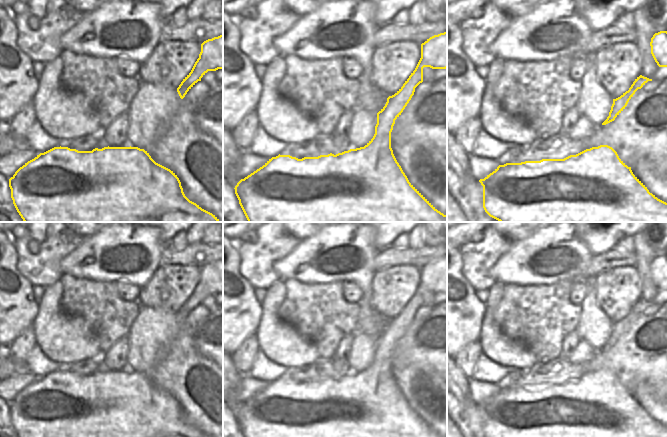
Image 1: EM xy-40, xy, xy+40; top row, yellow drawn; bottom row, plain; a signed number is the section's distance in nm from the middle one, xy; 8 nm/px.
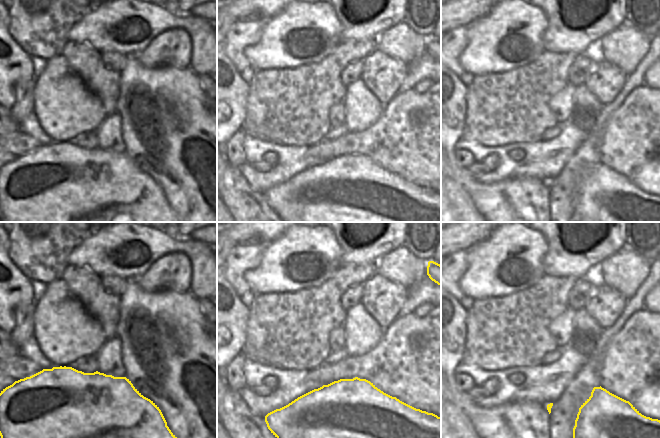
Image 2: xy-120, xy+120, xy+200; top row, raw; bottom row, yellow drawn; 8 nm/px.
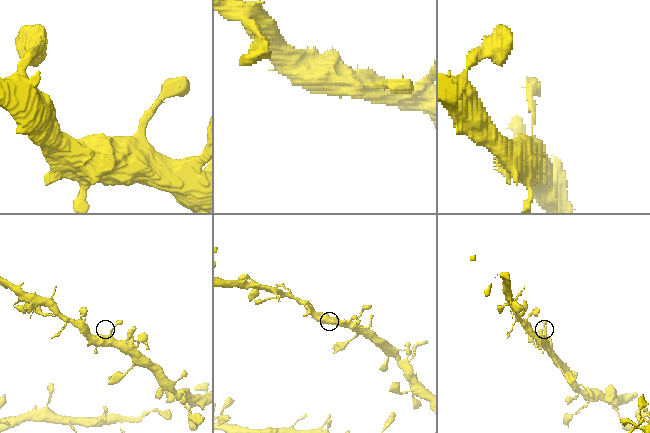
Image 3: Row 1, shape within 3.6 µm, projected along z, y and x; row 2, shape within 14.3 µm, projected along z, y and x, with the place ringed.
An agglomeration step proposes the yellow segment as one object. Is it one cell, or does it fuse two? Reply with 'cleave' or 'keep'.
keep

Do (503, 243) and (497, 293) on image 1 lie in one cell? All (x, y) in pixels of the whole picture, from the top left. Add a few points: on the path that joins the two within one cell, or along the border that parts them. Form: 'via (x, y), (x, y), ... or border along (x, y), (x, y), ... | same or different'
border along (496, 282), (488, 290) | different

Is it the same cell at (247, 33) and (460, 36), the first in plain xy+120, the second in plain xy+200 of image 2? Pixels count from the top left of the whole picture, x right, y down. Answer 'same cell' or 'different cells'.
same cell

